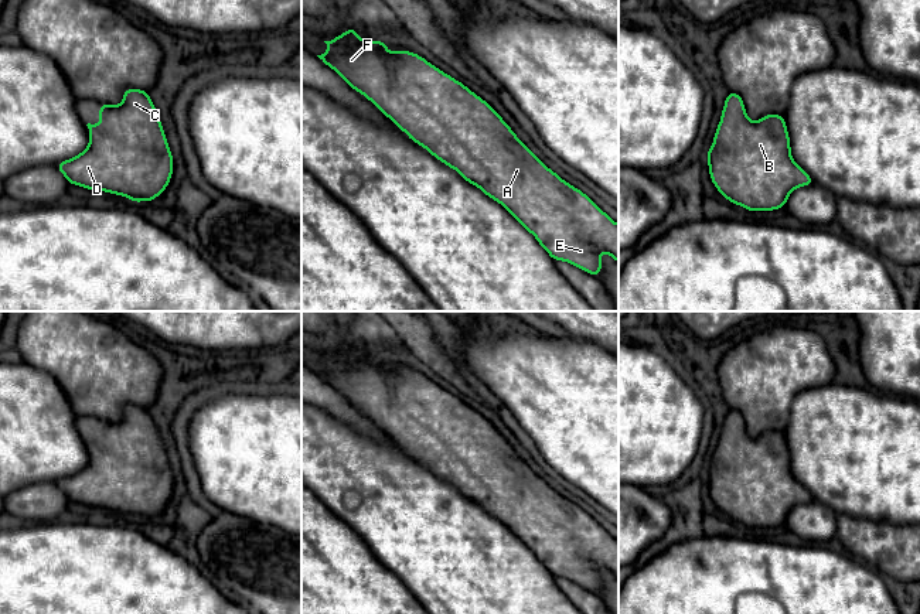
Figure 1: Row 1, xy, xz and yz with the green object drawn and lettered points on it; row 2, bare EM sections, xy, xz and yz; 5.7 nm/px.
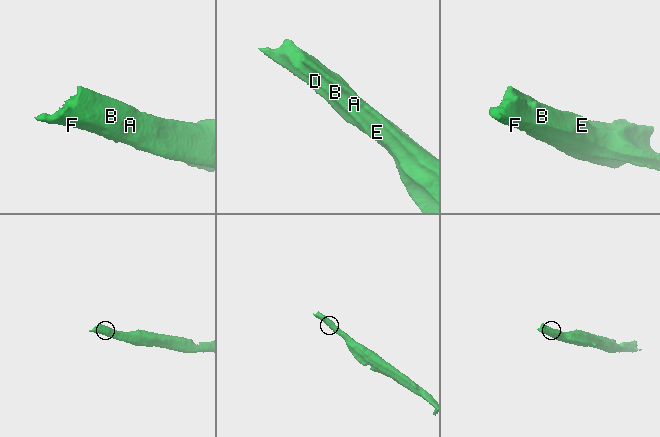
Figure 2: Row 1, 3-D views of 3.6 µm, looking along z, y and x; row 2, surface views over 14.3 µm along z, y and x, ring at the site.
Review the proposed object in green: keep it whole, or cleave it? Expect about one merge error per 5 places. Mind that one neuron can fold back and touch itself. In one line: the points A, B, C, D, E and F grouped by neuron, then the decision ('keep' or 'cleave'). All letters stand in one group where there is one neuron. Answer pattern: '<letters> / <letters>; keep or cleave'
A B C D E F; keep

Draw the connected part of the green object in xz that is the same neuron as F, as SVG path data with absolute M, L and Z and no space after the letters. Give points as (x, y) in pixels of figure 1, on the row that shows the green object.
M348 28L334 40L324 41L328 51L317 57L354 91L371 100L412 141L456 170L467 183L480 188L487 197L500 202L535 236L553 260L568 262L594 277L602 272L602 253L610 255L619 263L619 224L610 219L585 192L548 168L484 99L420 55L405 50L389 52L384 40L365 40L357 37L357 33L358 30Z

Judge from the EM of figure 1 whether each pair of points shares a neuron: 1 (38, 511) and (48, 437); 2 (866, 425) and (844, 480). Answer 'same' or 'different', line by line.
1: different
2: same

